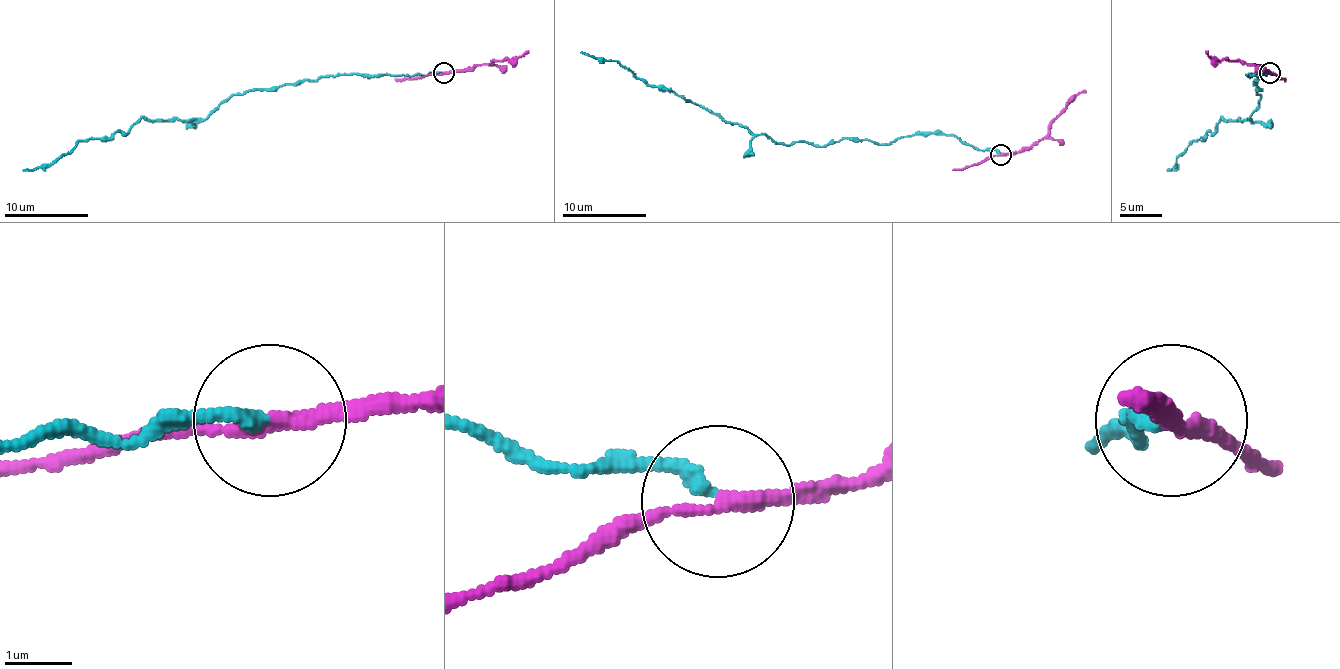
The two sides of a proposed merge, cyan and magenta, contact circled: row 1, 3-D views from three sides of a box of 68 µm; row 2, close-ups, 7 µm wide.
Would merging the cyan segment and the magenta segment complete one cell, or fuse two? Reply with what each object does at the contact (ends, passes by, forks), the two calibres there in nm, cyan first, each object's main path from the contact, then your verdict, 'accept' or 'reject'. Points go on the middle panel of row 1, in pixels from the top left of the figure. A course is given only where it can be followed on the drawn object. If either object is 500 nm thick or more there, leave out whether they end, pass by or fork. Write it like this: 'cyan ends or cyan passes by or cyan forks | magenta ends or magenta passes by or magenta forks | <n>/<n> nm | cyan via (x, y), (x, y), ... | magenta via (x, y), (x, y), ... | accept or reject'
cyan ends | magenta passes by | 200/190 nm | cyan via (1000, 153), (943, 134), (779, 144), (651, 87), (616, 60), (580, 52) | magenta via (1000, 155), (1027, 150), (1048, 132), (1050, 121), (1074, 98), (1086, 92) | reject

